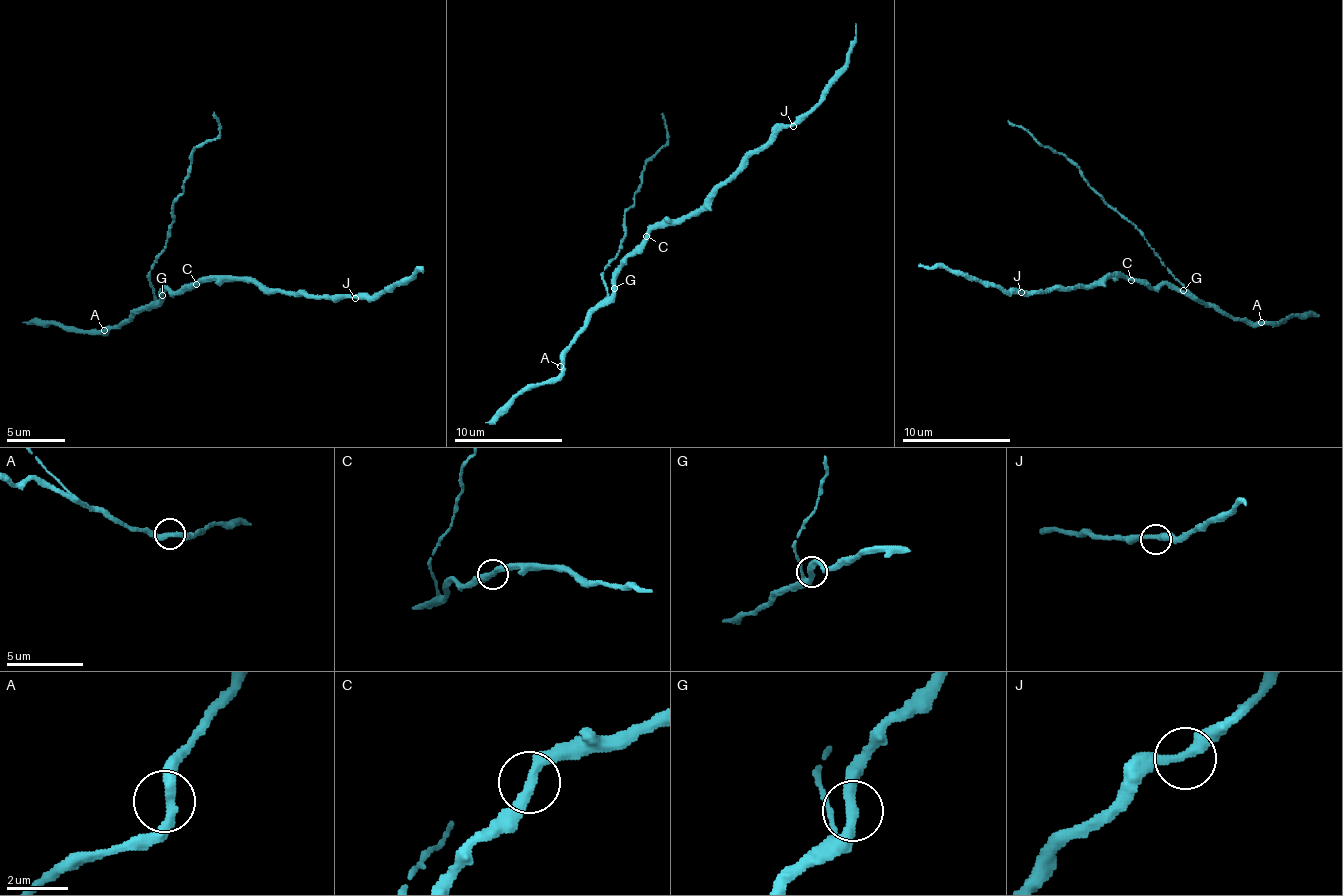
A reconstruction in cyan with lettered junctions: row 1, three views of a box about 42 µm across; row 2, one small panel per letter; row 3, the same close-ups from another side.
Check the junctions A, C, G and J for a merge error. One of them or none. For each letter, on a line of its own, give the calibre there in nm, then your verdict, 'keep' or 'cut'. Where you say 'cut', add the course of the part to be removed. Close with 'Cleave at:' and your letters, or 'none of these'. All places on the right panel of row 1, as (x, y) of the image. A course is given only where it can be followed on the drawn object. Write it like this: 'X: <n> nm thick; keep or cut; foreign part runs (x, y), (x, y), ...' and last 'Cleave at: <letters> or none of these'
A: 320 nm thick; keep
C: 320 nm thick; keep
G: 320 nm thick; keep
J: 360 nm thick; keep
Cleave at: none of these

